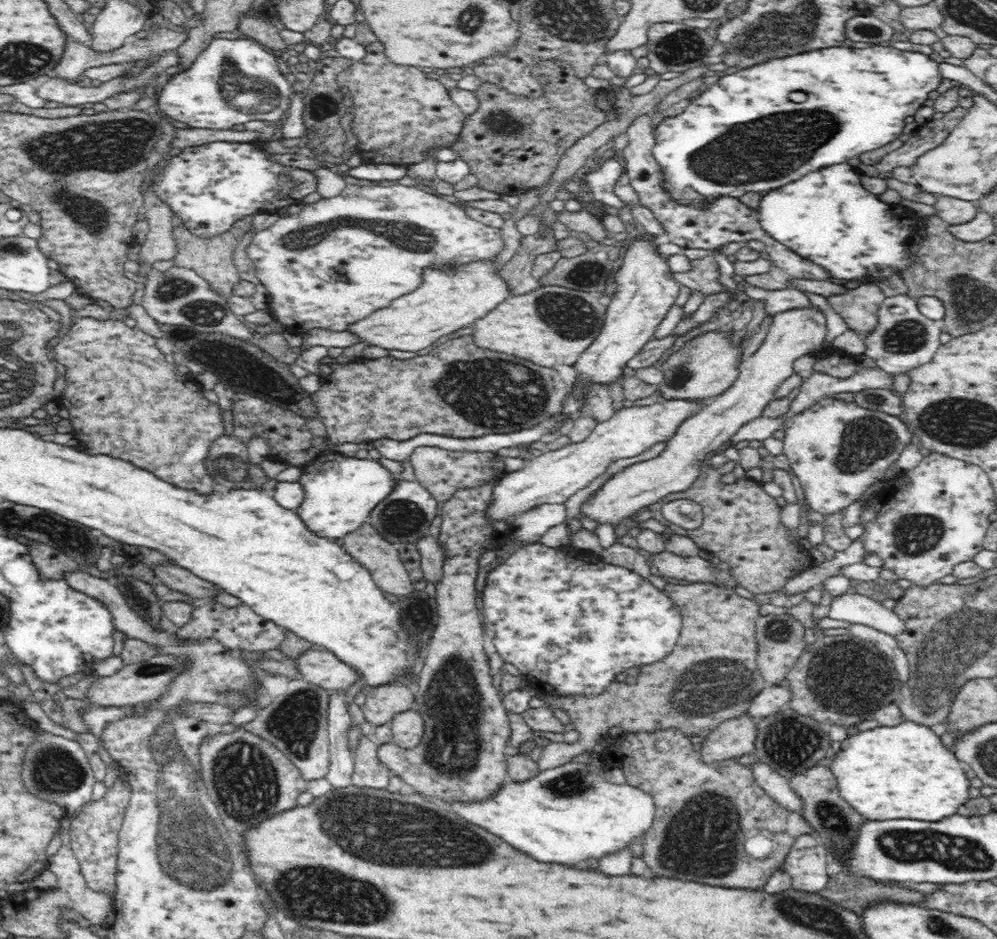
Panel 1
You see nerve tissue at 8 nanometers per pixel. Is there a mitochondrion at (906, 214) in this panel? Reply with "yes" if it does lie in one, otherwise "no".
no

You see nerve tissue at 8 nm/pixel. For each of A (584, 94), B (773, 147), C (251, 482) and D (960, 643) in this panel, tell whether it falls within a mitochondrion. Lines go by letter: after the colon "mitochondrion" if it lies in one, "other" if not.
A: other
B: mitochondrion
C: mitochondrion
D: mitochondrion

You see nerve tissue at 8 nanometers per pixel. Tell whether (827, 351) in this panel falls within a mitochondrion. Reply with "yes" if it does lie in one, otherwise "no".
no

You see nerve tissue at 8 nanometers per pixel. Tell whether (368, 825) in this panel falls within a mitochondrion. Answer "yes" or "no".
yes

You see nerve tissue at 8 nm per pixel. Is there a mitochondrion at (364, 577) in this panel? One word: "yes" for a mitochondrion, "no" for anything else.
no

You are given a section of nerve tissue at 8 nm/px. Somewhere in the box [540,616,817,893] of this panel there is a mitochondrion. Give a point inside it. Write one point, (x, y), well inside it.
(703, 839)

